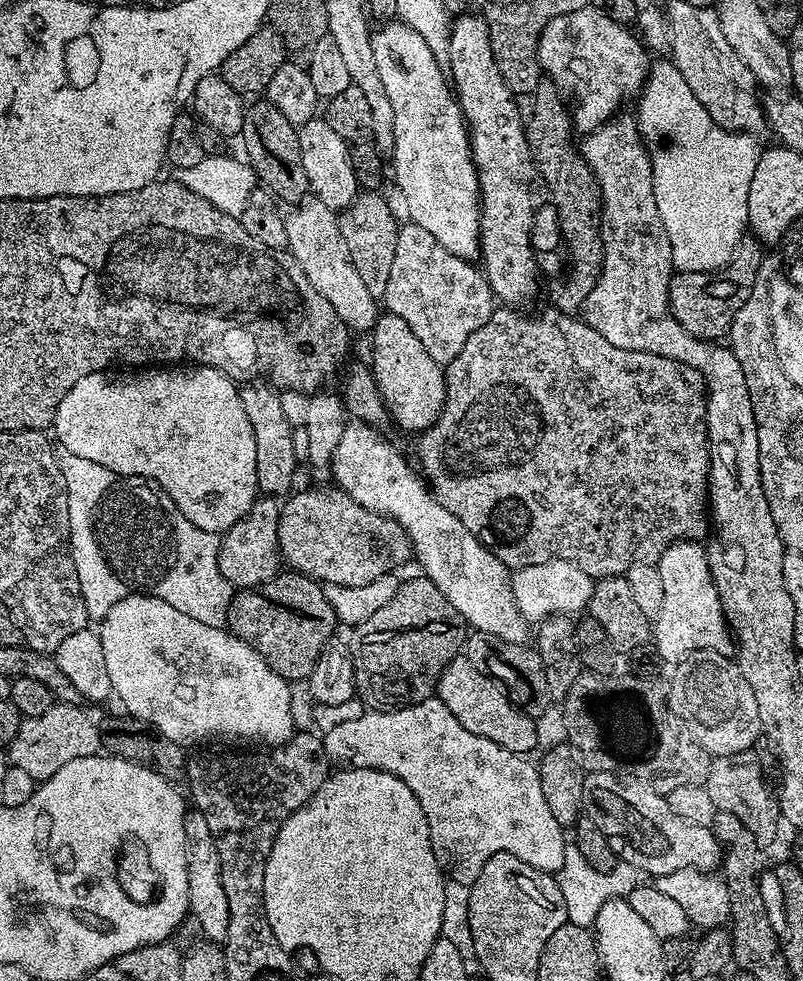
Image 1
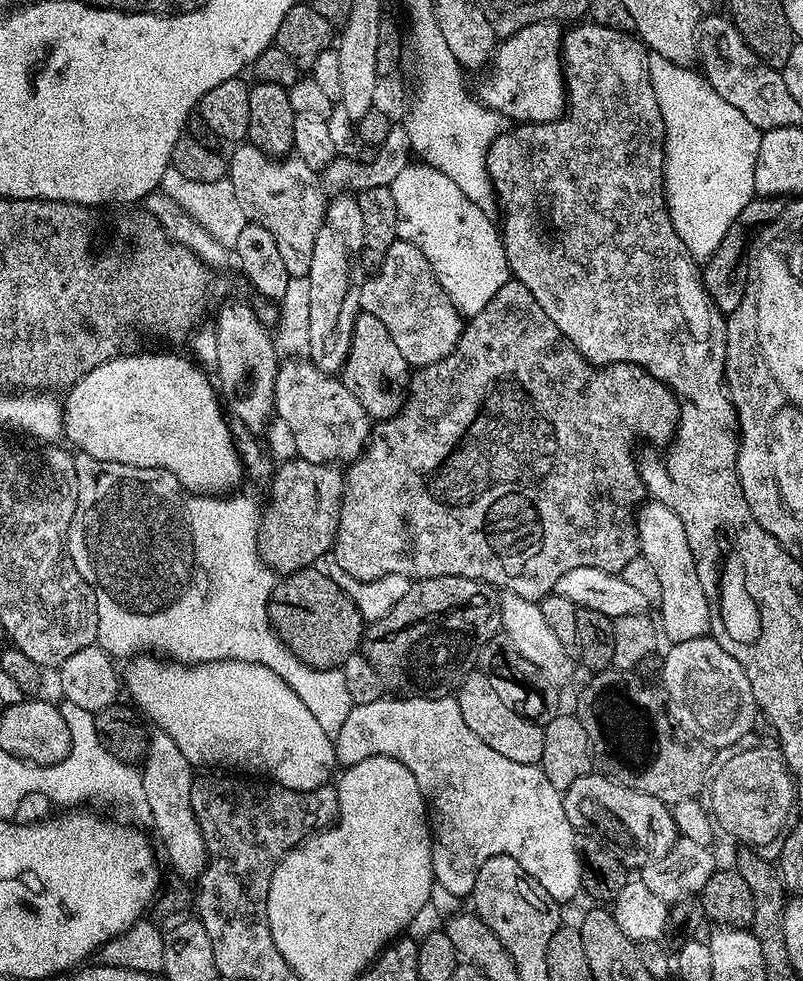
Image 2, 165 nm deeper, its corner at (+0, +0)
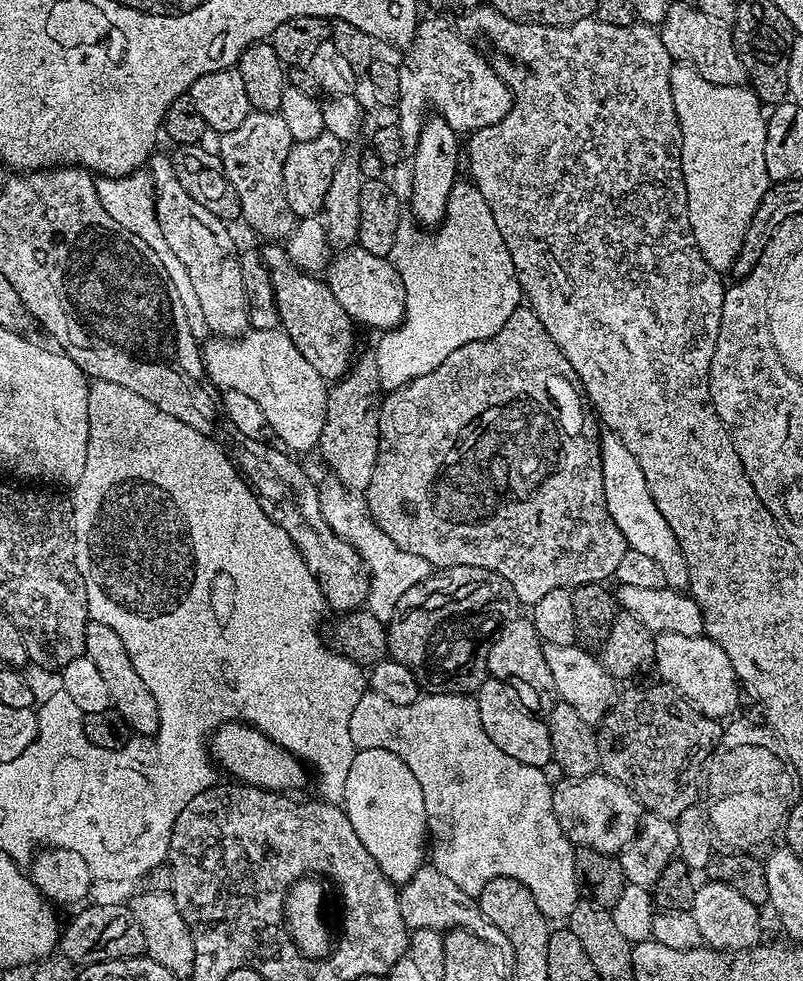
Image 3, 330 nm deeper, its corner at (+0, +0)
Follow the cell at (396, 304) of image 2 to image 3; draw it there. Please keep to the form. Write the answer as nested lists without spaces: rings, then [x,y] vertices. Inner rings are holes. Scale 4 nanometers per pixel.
[[[348,246],[341,252],[344,253],[327,265],[326,283],[334,298],[338,298],[342,310],[368,328],[397,328],[404,319],[404,284],[391,259],[370,254],[370,250],[362,250],[359,246]]]

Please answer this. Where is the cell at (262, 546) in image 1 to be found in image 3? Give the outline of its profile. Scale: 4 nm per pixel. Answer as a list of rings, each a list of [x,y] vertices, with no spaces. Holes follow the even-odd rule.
[[[368,350],[353,359],[348,375],[341,376],[328,389],[326,422],[322,426],[322,438],[318,453],[328,463],[333,477],[343,482],[351,492],[367,493],[370,478],[374,478],[374,466],[378,462],[380,441],[380,402],[382,389],[378,378],[378,362],[375,351]]]

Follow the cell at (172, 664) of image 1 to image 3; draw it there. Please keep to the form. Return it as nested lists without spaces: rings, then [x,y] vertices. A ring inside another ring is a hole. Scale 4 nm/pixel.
[[[229,722],[220,725],[210,737],[210,756],[213,761],[221,769],[224,768],[229,772],[229,777],[235,778],[242,784],[253,784],[256,788],[264,788],[268,792],[283,792],[285,794],[291,793],[291,788],[300,788],[304,783],[309,783],[310,776],[306,771],[305,765],[292,753],[285,748],[280,747],[279,744],[273,742],[268,736],[263,736],[257,728],[252,727],[251,724],[241,724],[239,722]]]

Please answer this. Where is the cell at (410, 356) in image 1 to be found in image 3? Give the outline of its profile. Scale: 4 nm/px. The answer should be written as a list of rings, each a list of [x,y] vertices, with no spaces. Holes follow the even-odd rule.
[[[268,242],[263,245],[264,264],[274,286],[274,298],[280,315],[280,327],[298,346],[302,358],[322,374],[325,381],[335,382],[341,376],[348,375],[349,367],[354,359],[352,347],[356,344],[356,332],[352,329],[353,317],[342,310],[338,298],[329,290],[323,279],[315,280],[315,275],[301,271],[288,260],[285,249],[279,243]]]

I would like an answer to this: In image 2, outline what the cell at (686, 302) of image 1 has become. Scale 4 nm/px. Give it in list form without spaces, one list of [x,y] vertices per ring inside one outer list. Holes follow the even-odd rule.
[[[775,196],[753,198],[742,210],[742,214],[738,214],[738,218],[734,218],[734,222],[730,226],[730,230],[726,230],[726,238],[722,238],[718,250],[714,250],[714,254],[703,261],[704,285],[713,304],[721,312],[730,314],[734,310],[738,310],[738,302],[742,302],[742,294],[746,294],[746,282],[748,281],[746,257],[750,247],[750,237],[754,230],[766,228],[769,224],[774,223],[784,213],[785,207],[785,201]]]

